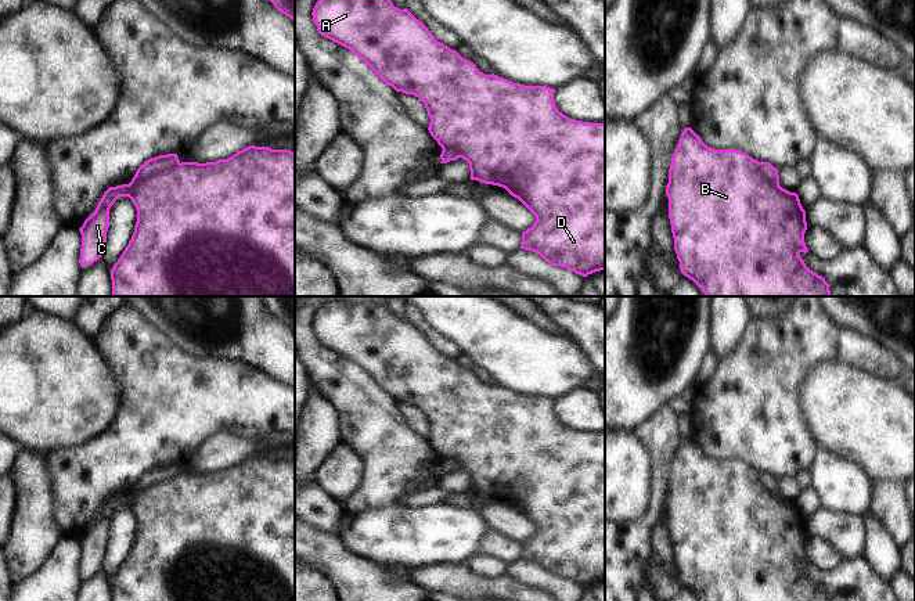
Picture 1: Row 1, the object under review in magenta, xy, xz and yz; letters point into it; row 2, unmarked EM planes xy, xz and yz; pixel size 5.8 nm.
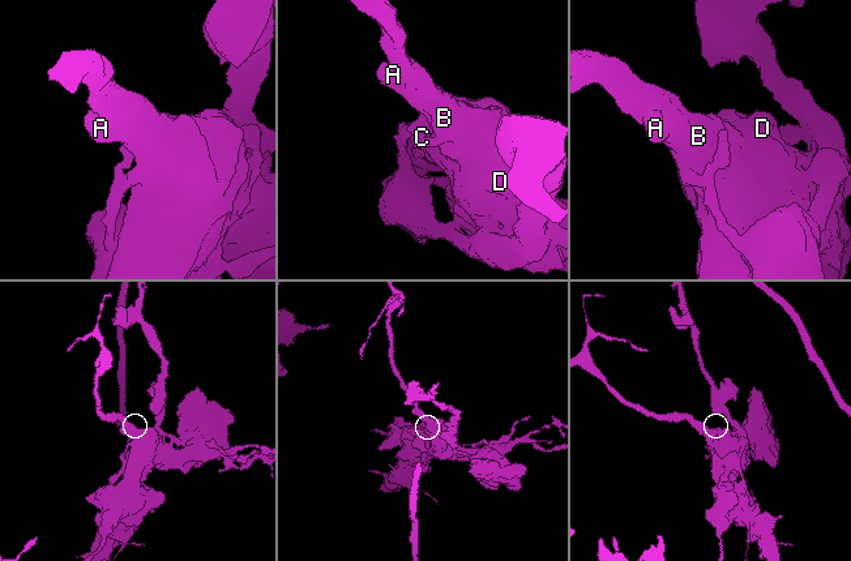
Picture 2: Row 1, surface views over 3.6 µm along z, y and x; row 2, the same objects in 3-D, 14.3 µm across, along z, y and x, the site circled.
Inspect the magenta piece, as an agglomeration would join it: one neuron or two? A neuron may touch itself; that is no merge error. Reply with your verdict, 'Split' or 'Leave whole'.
Split

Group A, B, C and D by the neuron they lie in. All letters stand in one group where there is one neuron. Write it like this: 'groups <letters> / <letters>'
groups A B D / C

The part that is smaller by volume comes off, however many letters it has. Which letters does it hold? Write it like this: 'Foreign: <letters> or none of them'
Foreign: C

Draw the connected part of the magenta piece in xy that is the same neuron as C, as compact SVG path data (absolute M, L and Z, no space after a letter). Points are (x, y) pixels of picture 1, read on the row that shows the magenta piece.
M127 184L109 187L101 201L98 202L96 210L84 220L83 226L79 228L82 234L82 248L79 263L82 267L97 262L107 242L107 231L109 227L109 209L119 197L130 198L132 188Z

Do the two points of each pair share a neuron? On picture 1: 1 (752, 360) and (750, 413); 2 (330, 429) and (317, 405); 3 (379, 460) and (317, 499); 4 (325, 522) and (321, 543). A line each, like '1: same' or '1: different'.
1: same
2: same
3: different
4: different

